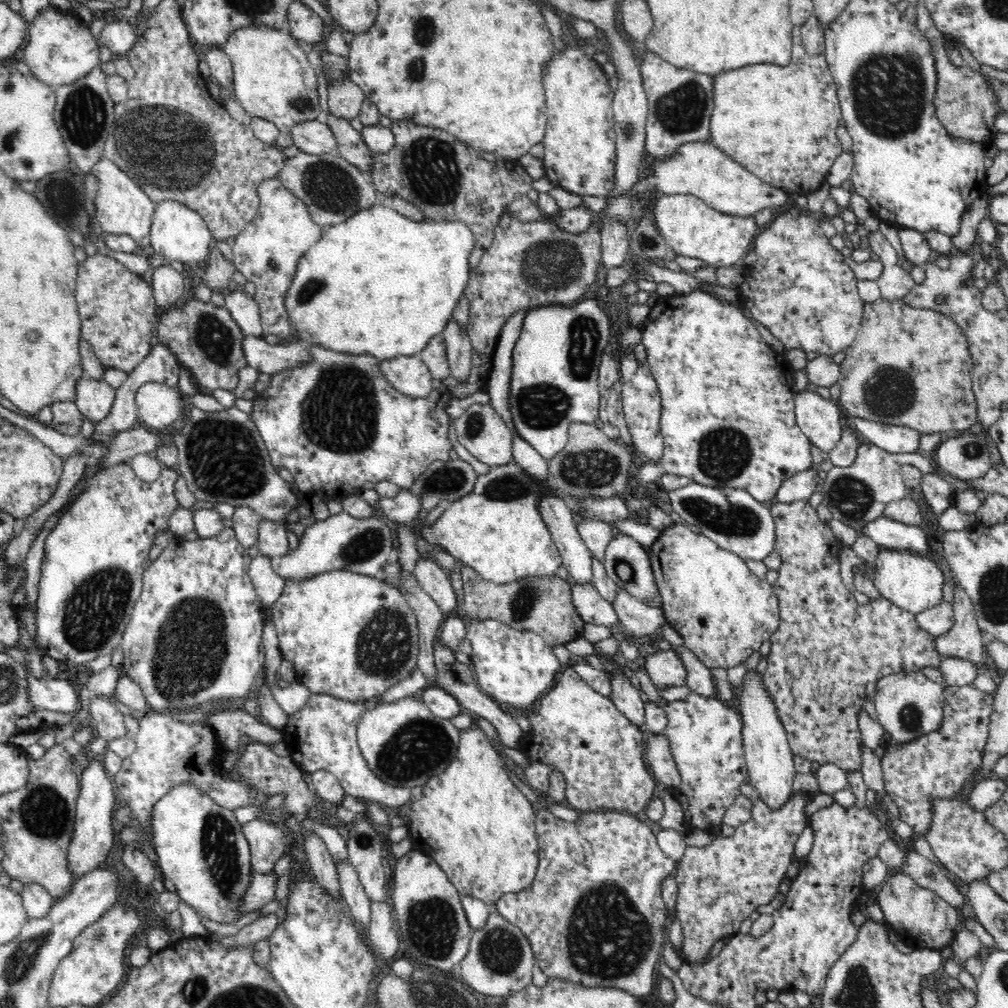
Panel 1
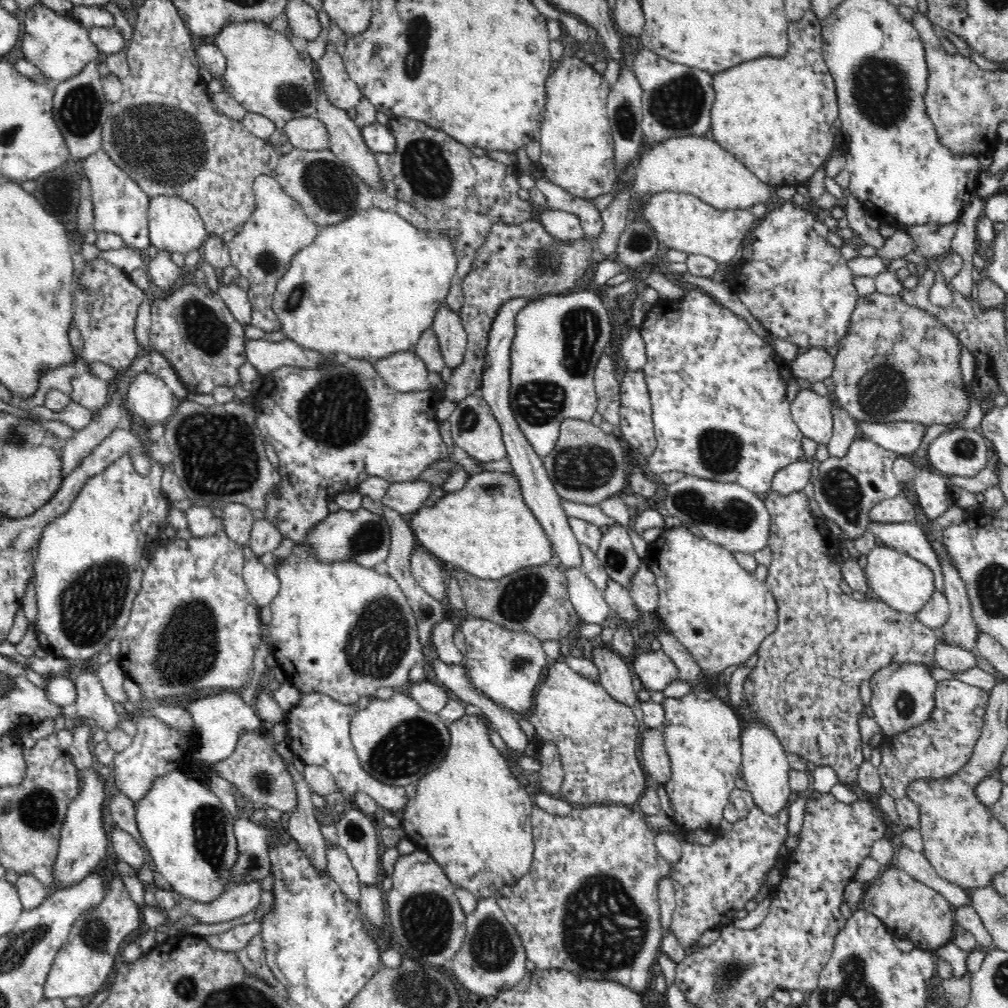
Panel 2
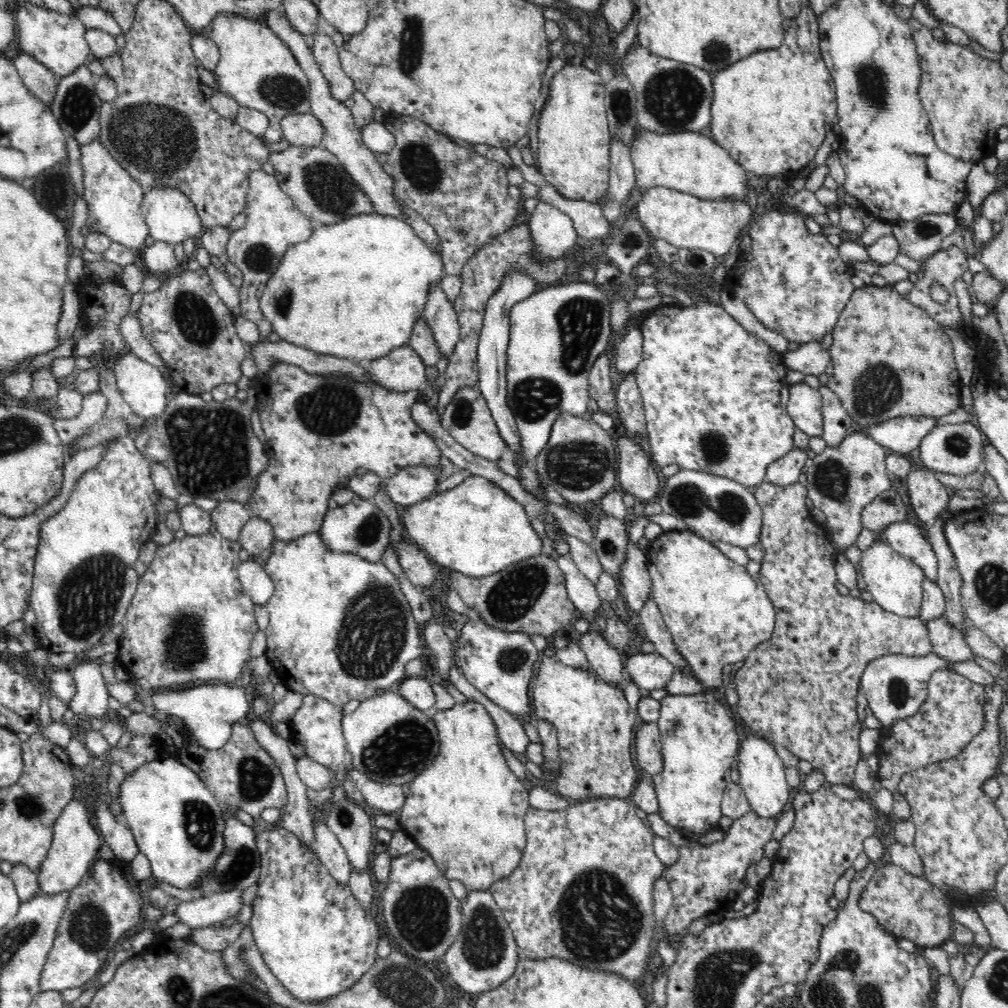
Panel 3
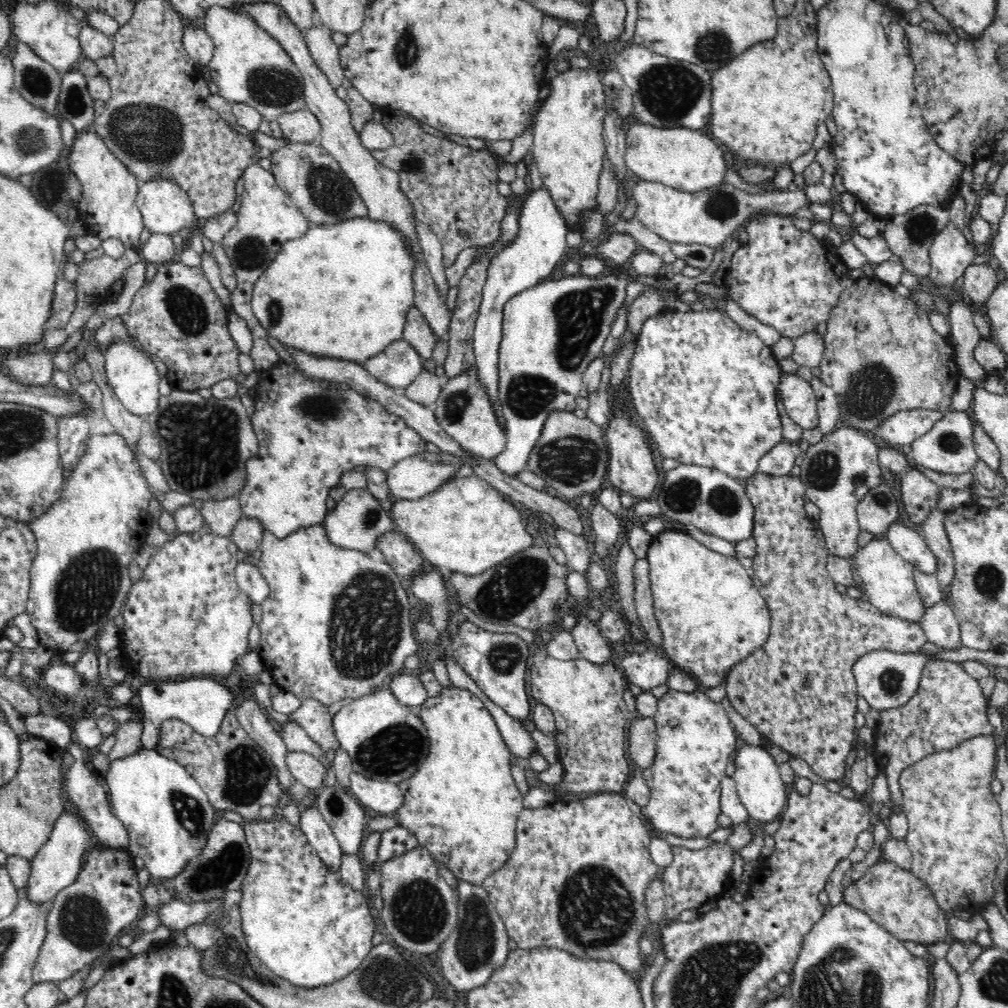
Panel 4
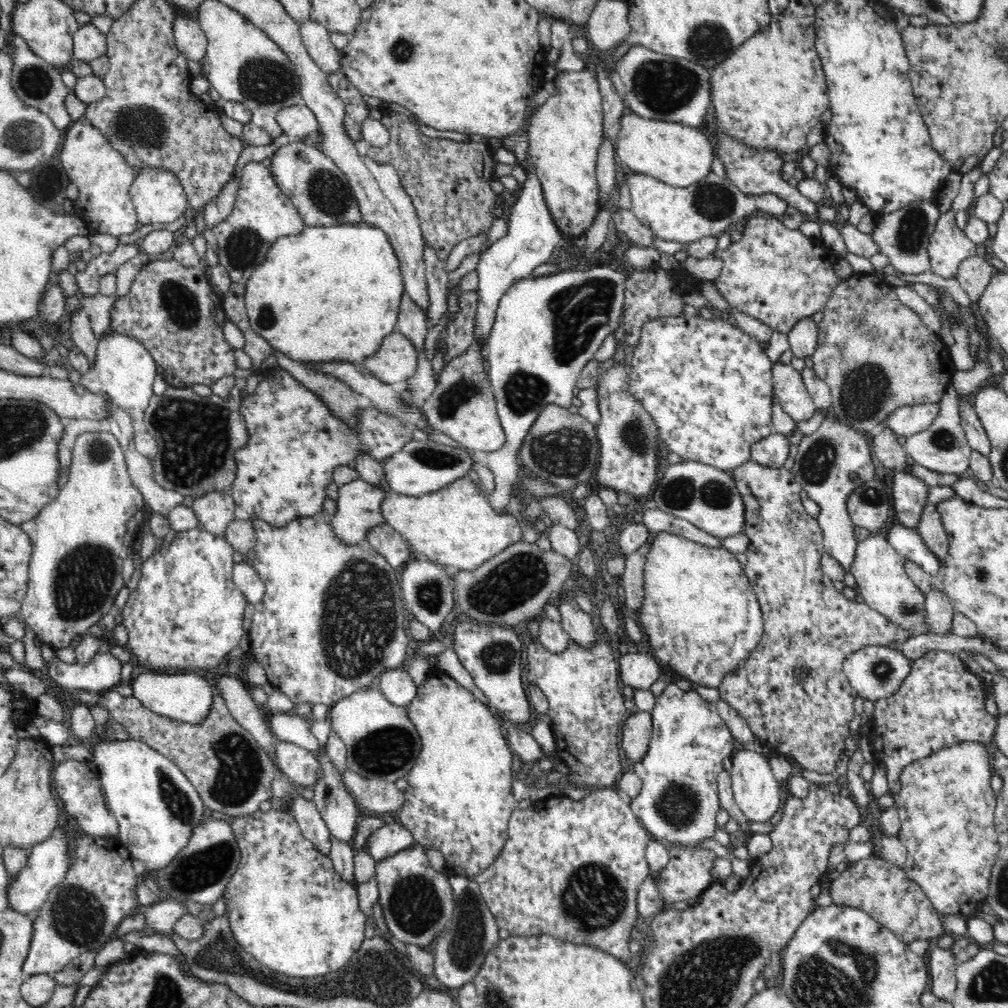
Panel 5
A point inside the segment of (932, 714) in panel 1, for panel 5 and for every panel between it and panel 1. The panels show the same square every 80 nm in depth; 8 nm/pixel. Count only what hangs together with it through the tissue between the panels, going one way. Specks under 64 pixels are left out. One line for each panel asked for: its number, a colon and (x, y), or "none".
2: (902, 697)
3: (895, 686)
4: (886, 679)
5: (875, 671)

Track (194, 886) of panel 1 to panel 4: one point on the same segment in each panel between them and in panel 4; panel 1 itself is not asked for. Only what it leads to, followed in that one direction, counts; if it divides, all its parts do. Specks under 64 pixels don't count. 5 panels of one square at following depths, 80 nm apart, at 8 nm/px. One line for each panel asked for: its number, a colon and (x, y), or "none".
2: (189, 833)
3: (177, 823)
4: (167, 815)

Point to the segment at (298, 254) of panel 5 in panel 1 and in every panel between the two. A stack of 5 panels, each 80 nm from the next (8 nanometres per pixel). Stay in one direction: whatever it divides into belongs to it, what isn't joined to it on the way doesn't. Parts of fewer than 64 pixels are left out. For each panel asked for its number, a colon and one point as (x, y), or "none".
1: (380, 283)
2: (368, 287)
3: (355, 289)
4: (342, 291)

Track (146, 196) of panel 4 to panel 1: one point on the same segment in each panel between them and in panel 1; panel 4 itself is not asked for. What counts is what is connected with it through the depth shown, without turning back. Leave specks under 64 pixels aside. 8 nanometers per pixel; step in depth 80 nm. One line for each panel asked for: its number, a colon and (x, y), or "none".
1: (178, 233)
2: (175, 225)
3: (171, 217)

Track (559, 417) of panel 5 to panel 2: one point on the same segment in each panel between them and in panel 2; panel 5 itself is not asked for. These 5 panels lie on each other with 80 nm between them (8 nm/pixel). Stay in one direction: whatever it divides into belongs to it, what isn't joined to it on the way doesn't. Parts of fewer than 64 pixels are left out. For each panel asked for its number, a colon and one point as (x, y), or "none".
2: (587, 466)
3: (580, 460)
4: (571, 455)

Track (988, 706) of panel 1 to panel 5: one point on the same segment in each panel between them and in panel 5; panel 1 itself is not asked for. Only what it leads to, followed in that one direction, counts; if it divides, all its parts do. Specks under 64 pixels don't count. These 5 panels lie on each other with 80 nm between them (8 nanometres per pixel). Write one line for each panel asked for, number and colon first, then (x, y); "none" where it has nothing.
2: (943, 745)
3: (953, 714)
4: (949, 707)
5: (940, 704)

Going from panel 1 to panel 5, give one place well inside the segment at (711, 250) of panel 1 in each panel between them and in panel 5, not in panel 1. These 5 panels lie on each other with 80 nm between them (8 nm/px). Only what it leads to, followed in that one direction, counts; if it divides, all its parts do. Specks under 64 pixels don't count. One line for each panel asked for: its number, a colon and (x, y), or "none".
2: (683, 222)
3: (684, 220)
4: (708, 217)
5: (711, 206)

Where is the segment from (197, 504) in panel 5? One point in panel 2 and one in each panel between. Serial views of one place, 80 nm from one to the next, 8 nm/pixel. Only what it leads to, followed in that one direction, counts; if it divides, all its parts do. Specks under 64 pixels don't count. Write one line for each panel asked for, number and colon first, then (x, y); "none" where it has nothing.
2: (237, 521)
3: (229, 517)
4: (221, 516)

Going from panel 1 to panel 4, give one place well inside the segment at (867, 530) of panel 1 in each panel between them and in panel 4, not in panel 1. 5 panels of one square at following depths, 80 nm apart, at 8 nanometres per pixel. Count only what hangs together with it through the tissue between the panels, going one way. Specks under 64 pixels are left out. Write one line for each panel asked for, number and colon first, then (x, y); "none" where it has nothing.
2: (910, 538)
3: (908, 538)
4: (906, 540)

